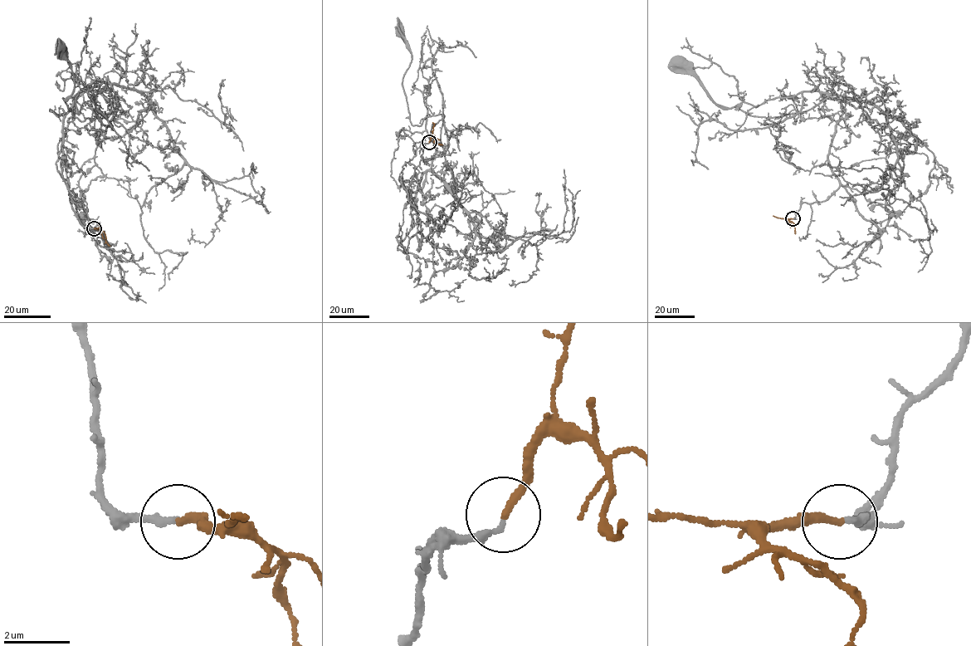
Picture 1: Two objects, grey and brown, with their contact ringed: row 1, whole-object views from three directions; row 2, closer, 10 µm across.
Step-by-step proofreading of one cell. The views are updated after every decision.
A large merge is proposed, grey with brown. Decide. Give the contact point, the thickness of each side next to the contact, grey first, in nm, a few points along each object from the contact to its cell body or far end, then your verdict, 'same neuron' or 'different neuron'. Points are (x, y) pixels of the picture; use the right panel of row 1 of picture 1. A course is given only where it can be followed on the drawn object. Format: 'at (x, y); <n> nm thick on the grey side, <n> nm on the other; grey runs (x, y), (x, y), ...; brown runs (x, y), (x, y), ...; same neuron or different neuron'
at (792, 218); 200 nm thick on the grey side, 220 nm on the other; grey runs (792, 218), (839, 187), (828, 154), (841, 104), (822, 93), (765, 121), (776, 126), (716, 104), (680, 63); brown runs (792, 218), (788, 219), (794, 224), (795, 233); same neuron

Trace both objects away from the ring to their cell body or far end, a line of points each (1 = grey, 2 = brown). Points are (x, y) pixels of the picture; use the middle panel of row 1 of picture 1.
1: (429, 142), (407, 188), (401, 178), (409, 192), (427, 171), (443, 177), (444, 116), (412, 124), (400, 30)
2: (429, 142), (433, 137), (436, 144), (442, 144)

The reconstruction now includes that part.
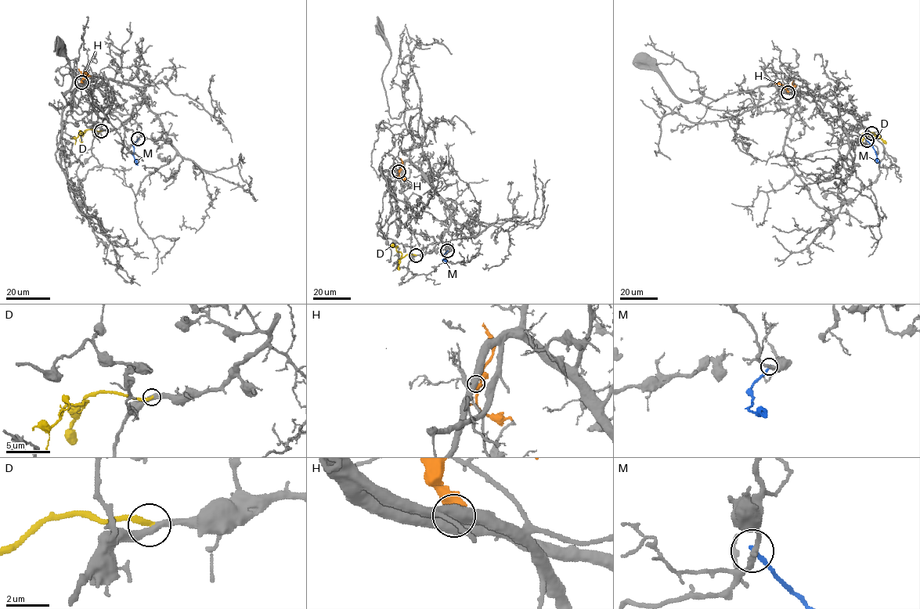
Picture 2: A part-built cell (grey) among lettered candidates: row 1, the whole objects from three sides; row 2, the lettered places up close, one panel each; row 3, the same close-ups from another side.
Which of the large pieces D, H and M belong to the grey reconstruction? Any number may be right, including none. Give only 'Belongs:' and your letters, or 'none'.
Belongs: D

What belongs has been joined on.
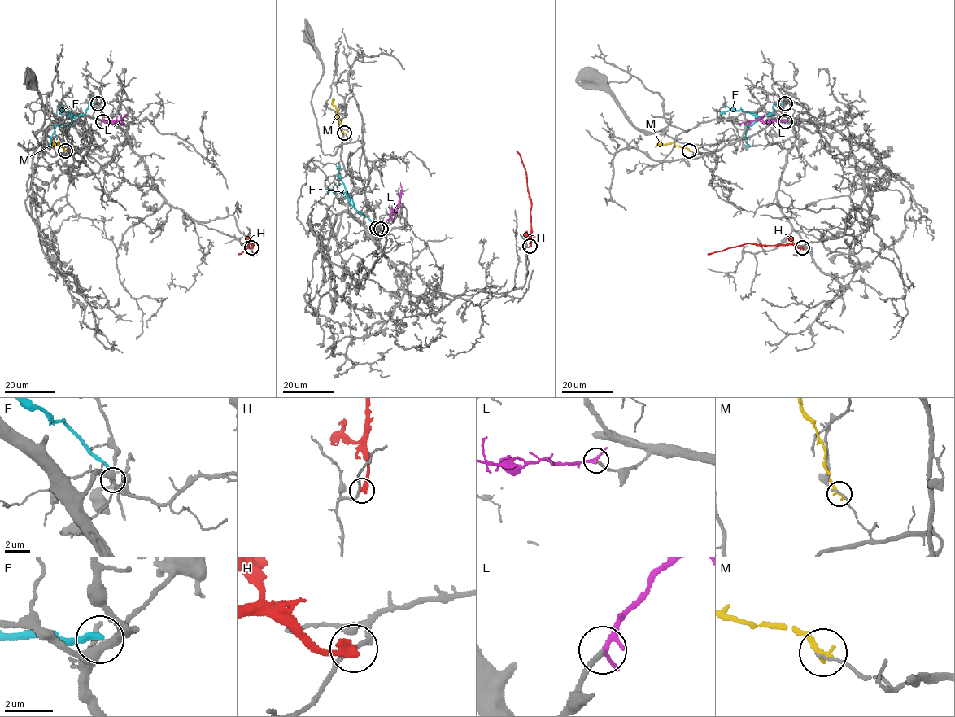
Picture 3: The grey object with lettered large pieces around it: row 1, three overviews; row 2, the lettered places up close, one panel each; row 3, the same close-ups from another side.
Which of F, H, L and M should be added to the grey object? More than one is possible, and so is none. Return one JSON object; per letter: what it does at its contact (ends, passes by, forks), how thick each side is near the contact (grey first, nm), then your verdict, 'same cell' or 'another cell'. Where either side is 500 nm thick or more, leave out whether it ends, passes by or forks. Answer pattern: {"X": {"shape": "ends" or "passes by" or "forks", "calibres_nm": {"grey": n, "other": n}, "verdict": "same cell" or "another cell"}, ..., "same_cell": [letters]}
{"F": {"shape": "ends", "calibres_nm": {"grey": 320, "other": 320}, "verdict": "another cell"}, "H": {"shape": "ends", "calibres_nm": {"grey": 180, "other": 360}, "verdict": "another cell"}, "L": {"shape": "passes by", "calibres_nm": {"grey": 200, "other": 180}, "verdict": "same cell"}, "M": {"shape": "ends", "calibres_nm": {"grey": 150, "other": 260}, "verdict": "another cell"}, "same_cell": ["L"]}

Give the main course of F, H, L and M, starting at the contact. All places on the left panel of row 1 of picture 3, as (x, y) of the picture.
F: (98, 103), (89, 103), (85, 112), (77, 115), (70, 125), (57, 126), (48, 146)
H: (251, 247), (252, 244), (249, 244), (243, 251), (237, 254)
L: (102, 120), (121, 120), (122, 124)
M: (65, 150), (58, 143), (54, 145), (54, 147)

